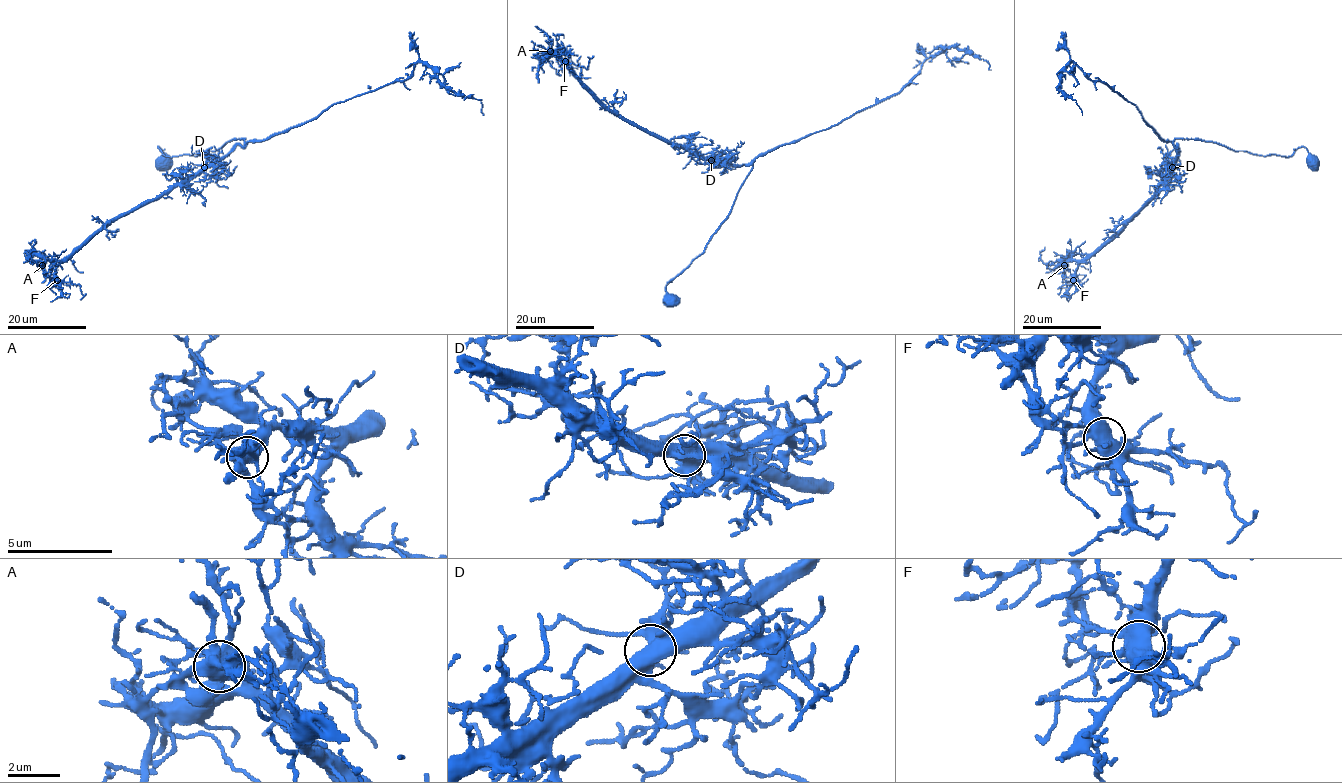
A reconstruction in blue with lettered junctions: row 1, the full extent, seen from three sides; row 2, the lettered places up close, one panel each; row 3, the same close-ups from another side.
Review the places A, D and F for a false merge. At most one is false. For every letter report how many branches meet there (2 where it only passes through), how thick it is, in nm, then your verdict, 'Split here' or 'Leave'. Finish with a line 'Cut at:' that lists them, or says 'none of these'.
A: Branches: 8. Thickness 600 nm. Split here
D: Branches: 7. Thickness 550 nm. Leave
F: Branches: 6. Thickness 550 nm. Leave
Cut at: A

